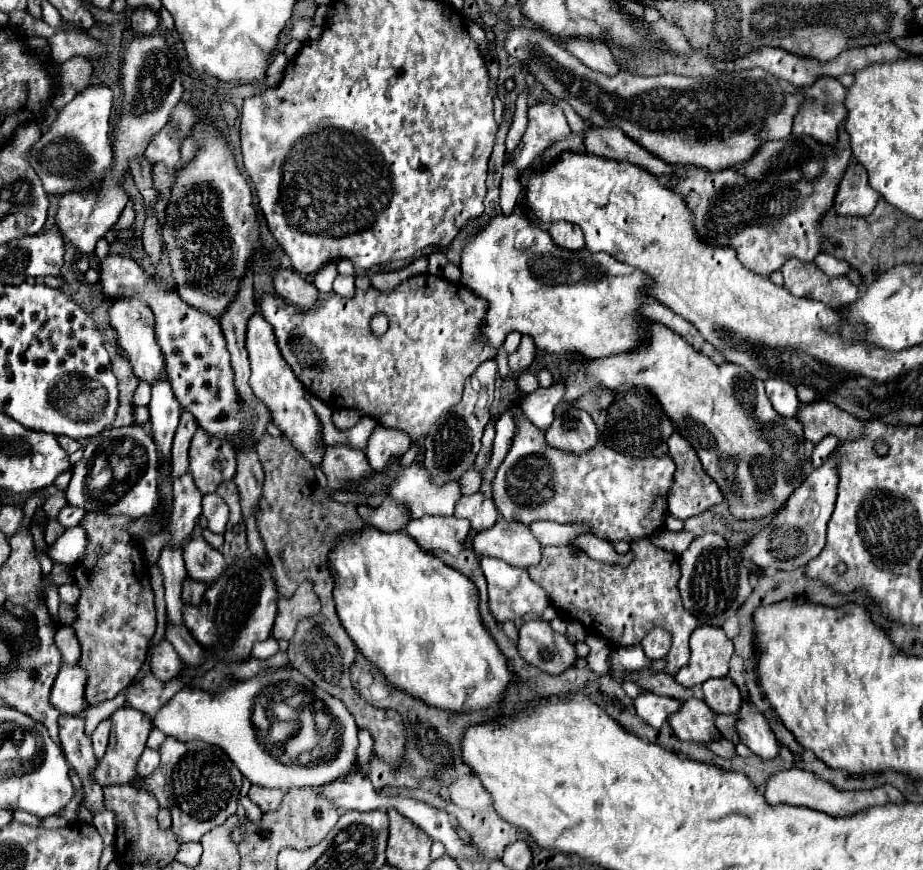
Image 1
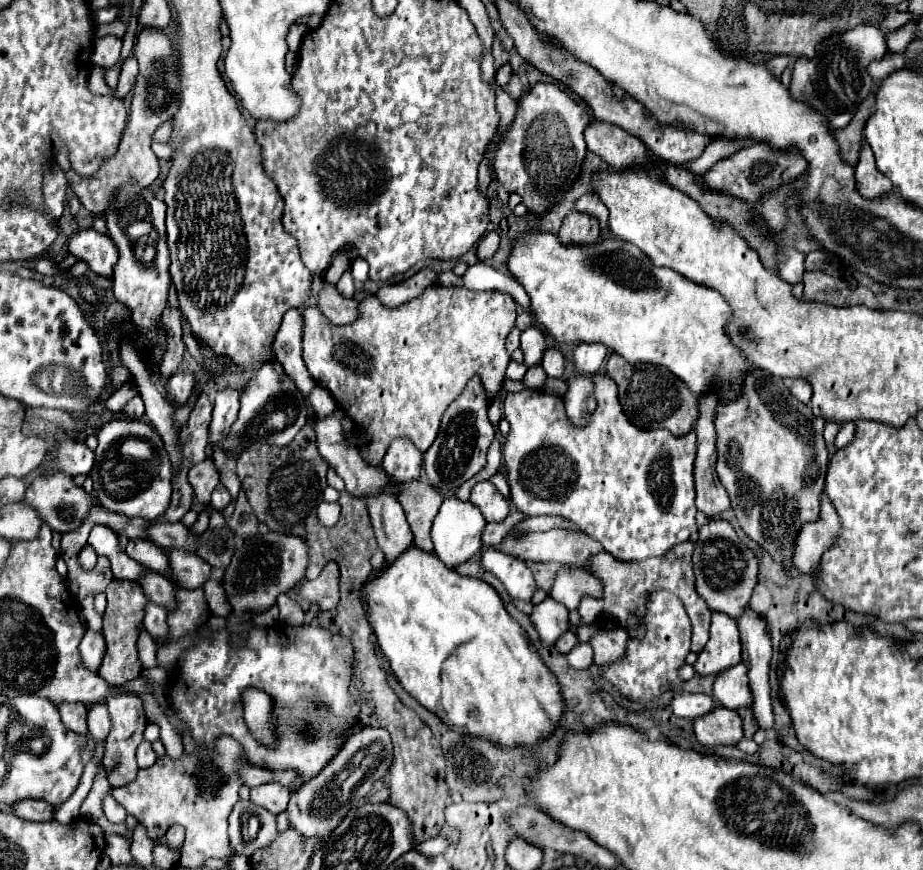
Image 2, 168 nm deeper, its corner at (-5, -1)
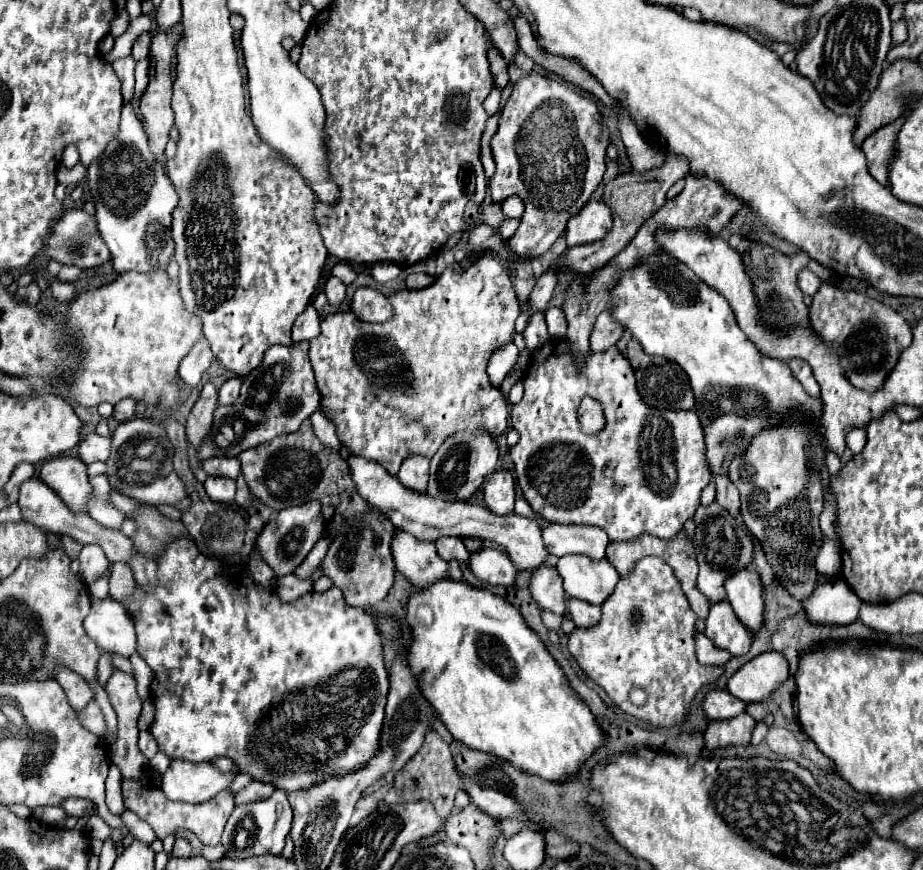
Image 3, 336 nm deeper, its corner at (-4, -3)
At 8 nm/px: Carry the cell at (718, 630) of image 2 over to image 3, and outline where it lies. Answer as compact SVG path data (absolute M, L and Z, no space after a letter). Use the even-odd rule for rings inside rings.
M727 599L711 605L705 619L705 635L715 643L715 647L729 649L735 657L745 655L753 641L753 635L749 635L749 631L737 623L737 615L733 615L733 607L729 607Z

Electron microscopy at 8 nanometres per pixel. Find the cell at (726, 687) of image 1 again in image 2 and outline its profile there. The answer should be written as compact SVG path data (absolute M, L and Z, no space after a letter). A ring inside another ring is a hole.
M738 663L736 667L720 673L714 681L712 695L726 709L736 711L740 707L748 707L752 703L752 697L750 697L746 667L742 663Z

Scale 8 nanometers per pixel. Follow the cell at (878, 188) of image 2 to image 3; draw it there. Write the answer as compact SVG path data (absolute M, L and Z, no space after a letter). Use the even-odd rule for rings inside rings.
M905 117L895 119L893 123L877 129L863 141L863 151L869 161L869 171L879 183L889 183L889 159L893 159L893 143L897 139L897 131L901 129Z

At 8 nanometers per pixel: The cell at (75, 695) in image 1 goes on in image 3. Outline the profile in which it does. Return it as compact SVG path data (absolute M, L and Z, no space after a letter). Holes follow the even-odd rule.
M113 597L93 599L91 613L85 619L87 635L103 651L115 651L123 657L135 653L135 627L127 617L127 611Z

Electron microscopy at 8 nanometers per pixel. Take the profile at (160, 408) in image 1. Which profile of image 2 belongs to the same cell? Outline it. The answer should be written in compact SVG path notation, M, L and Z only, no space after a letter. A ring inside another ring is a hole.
M174 373L166 383L166 399L176 407L182 407L192 397L194 377L190 373Z

